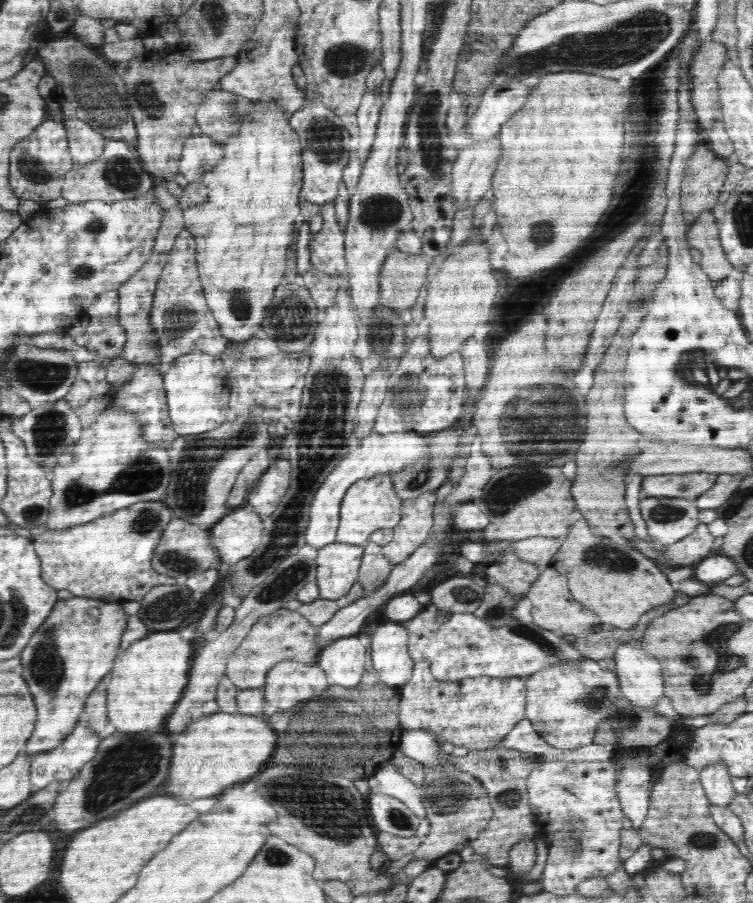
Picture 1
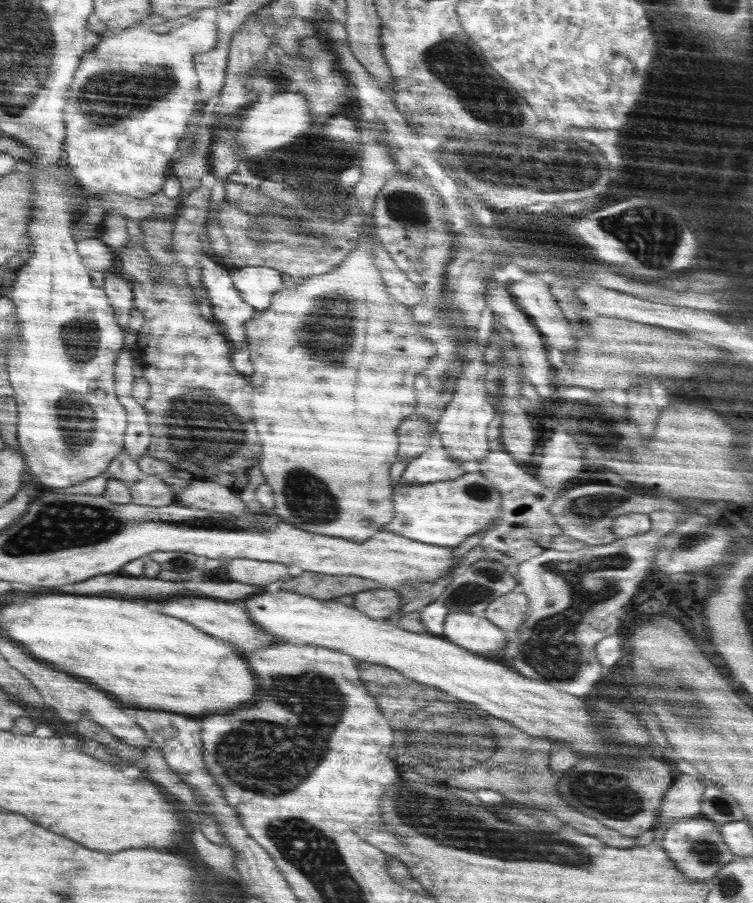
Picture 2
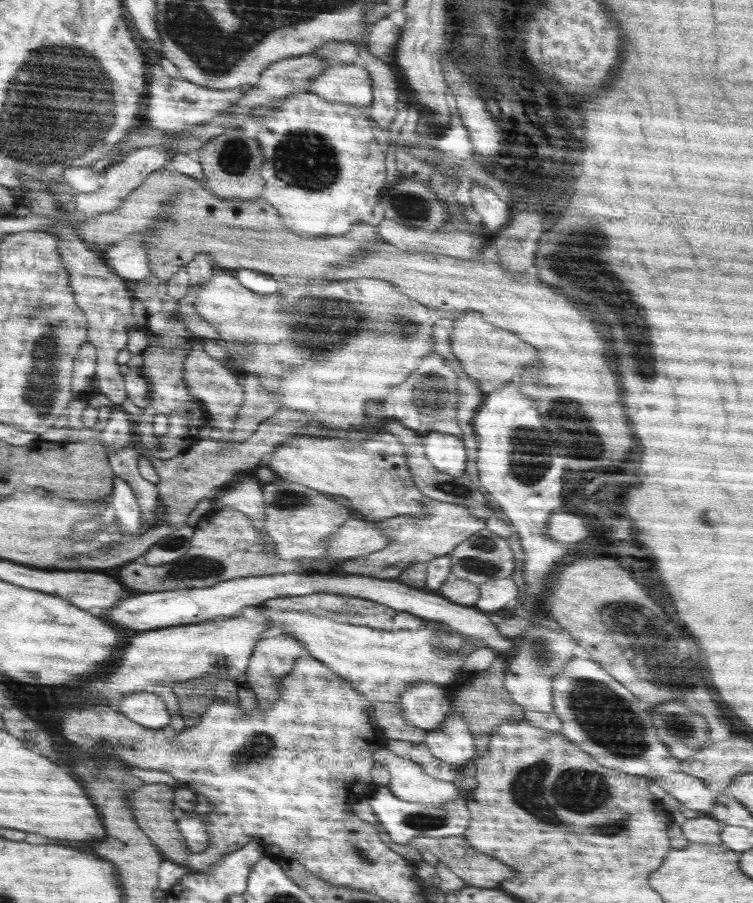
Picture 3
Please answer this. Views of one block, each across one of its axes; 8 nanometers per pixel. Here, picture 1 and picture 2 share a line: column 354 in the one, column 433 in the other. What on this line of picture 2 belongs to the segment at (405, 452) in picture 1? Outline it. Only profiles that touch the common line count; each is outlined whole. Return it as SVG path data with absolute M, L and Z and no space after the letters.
M436 446L408 462L401 482L417 485L454 480L465 474L467 469L462 465L448 458L446 448Z

